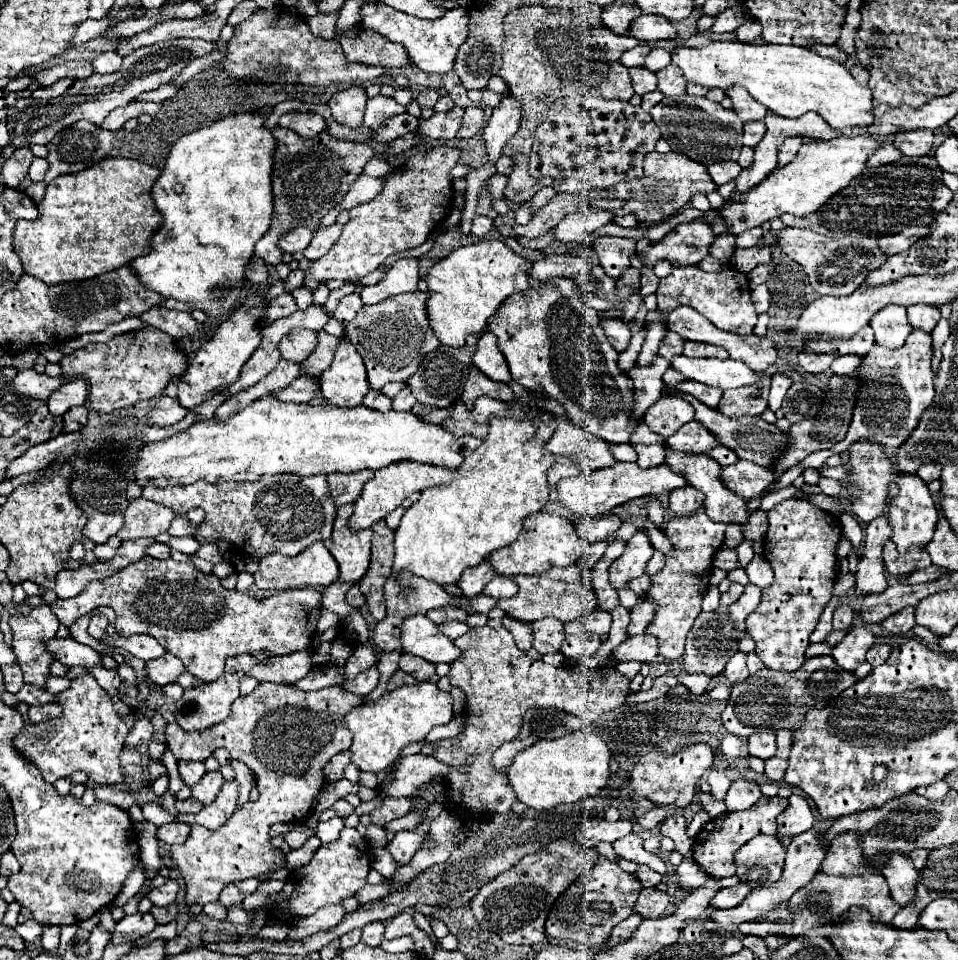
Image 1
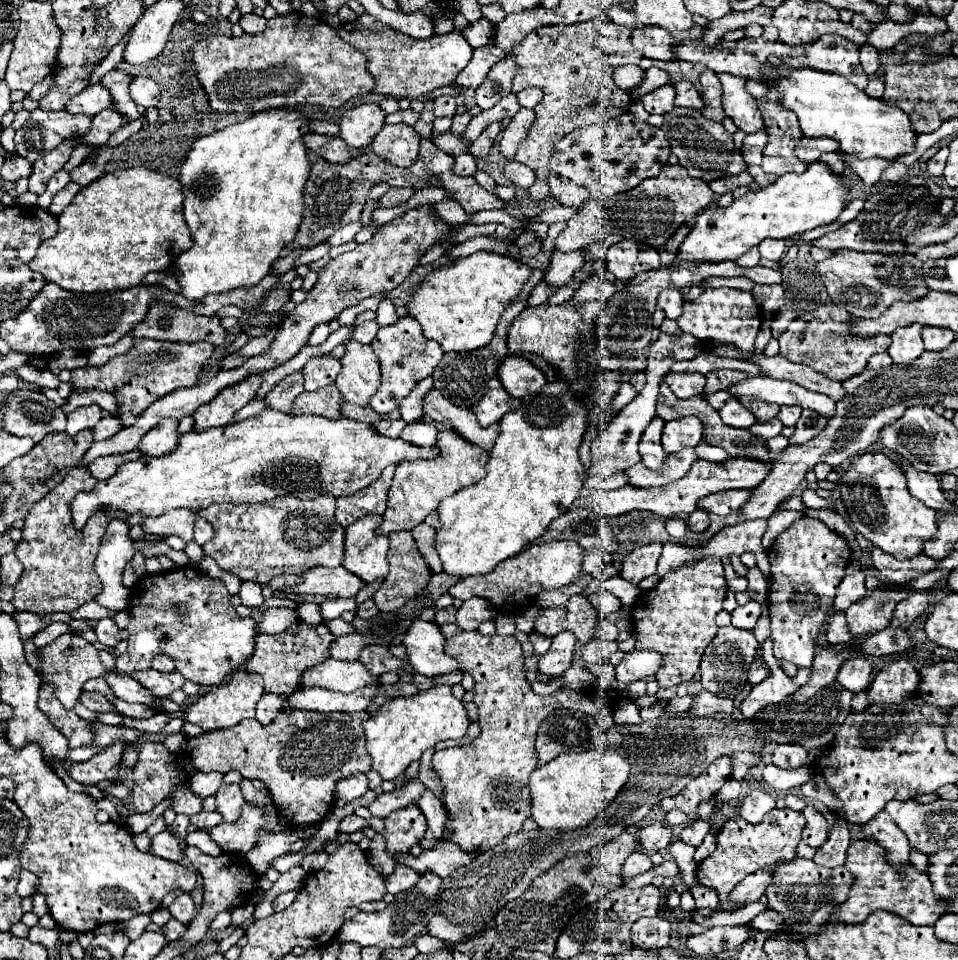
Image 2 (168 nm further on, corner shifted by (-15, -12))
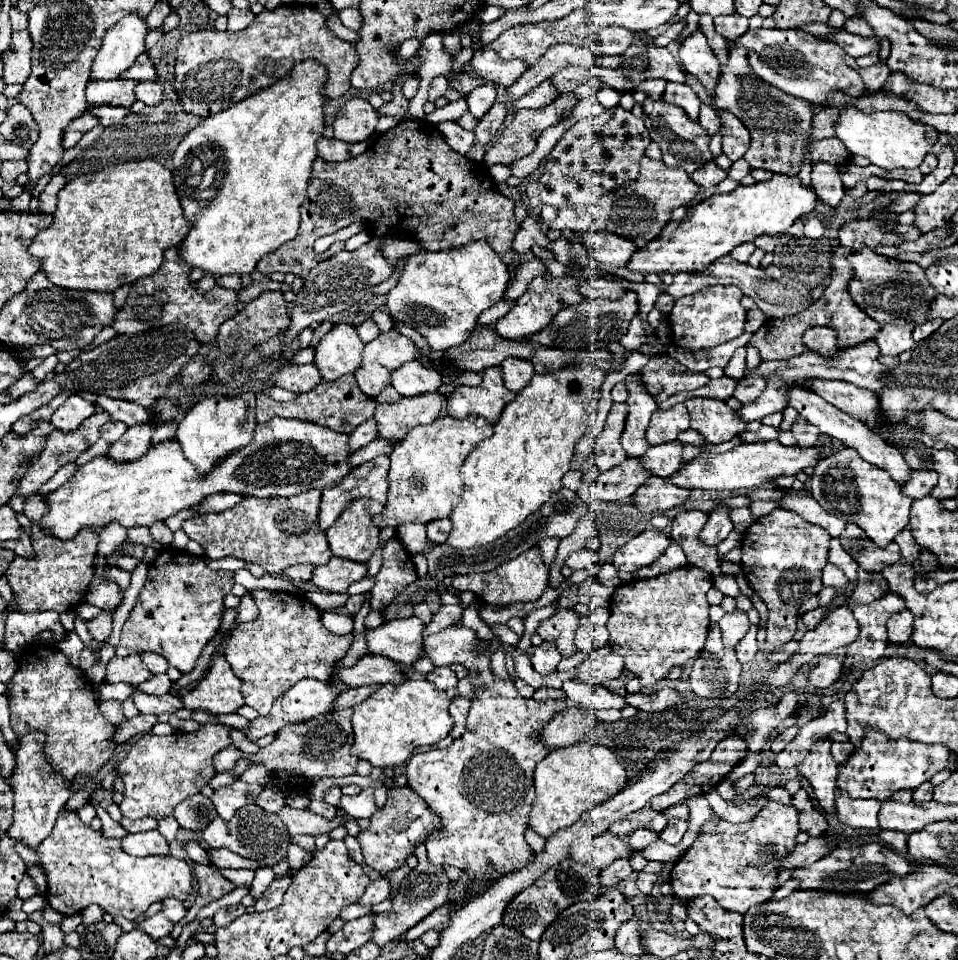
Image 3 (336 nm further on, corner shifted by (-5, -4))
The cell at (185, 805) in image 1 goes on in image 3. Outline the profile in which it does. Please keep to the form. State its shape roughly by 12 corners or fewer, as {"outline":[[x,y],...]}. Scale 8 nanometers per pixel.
{"outline":[[194,794],[176,806],[184,830],[202,832],[216,818],[210,798]]}

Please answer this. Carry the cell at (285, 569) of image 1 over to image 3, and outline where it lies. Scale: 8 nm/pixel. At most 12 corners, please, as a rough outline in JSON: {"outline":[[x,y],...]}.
{"outline":[[346,558],[318,566],[312,582],[326,592],[346,592],[368,566]]}

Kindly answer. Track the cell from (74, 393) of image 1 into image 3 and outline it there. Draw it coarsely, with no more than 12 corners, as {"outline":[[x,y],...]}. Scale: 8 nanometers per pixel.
{"outline":[[70,396],[50,418],[62,430],[76,430],[96,412],[82,396]]}

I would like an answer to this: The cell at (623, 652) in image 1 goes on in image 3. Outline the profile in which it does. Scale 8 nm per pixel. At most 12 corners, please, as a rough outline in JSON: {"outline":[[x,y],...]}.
{"outline":[[622,656],[586,658],[576,678],[588,686],[618,678]]}

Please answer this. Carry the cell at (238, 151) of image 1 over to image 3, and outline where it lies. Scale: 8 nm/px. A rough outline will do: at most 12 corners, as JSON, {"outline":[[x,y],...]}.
{"outline":[[328,68],[208,116],[174,152],[180,256],[254,272],[296,238]]}

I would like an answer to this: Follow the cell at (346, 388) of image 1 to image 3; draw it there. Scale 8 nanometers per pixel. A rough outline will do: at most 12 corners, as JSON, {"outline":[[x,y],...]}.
{"outline":[[350,324],[320,340],[314,364],[326,382],[352,374],[362,340]]}

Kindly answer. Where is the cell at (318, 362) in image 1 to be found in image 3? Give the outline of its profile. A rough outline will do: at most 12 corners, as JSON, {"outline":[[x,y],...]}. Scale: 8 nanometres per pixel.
{"outline":[[354,376],[320,382],[294,402],[256,394],[256,420],[308,420],[340,434],[378,402]]}

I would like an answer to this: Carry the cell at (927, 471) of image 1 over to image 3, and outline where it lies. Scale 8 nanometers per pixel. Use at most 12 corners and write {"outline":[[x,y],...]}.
{"outline":[[912,470],[902,494],[912,500],[930,494],[938,482],[934,470]]}

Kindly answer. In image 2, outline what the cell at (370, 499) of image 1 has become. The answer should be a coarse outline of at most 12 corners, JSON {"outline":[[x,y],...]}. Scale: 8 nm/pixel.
{"outline":[[442,430],[436,460],[396,466],[376,532],[412,530],[476,484],[488,456]]}

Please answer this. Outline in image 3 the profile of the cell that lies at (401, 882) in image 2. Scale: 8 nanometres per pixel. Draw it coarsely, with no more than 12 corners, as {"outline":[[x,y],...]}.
{"outline":[[384,878],[368,884],[358,902],[364,906],[390,898],[390,882]]}

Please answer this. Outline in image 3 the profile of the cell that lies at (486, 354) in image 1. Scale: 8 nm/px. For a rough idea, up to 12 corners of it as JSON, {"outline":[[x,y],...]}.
{"outline":[[522,358],[502,362],[504,384],[512,392],[528,386],[534,366]]}

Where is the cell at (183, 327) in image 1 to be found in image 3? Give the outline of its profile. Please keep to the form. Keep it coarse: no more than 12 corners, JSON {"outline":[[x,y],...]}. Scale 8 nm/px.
{"outline":[[166,250],[130,288],[112,328],[180,322],[202,344],[238,314],[238,292],[198,292],[192,266]]}

